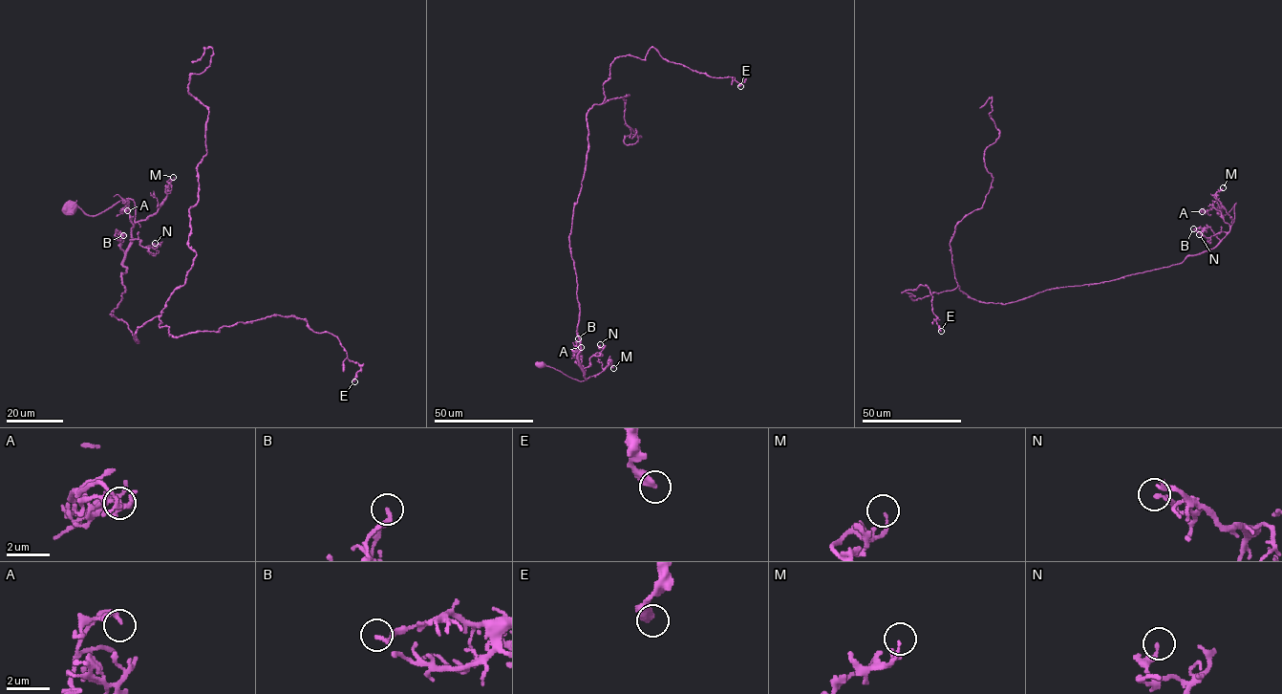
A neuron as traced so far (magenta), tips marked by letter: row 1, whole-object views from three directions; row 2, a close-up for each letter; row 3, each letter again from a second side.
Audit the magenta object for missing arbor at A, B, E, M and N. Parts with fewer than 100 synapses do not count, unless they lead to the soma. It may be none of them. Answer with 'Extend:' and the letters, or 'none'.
Extend: none

